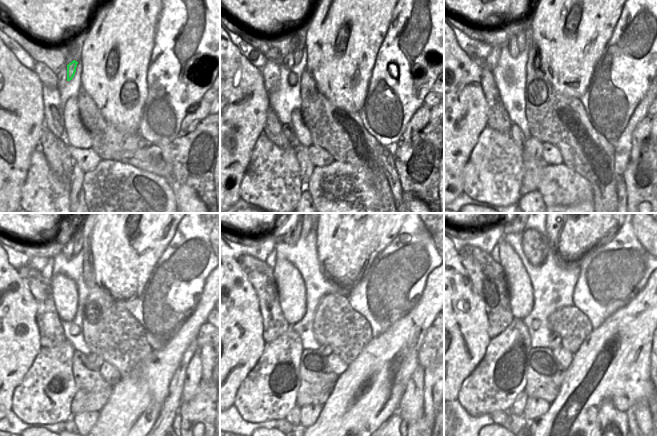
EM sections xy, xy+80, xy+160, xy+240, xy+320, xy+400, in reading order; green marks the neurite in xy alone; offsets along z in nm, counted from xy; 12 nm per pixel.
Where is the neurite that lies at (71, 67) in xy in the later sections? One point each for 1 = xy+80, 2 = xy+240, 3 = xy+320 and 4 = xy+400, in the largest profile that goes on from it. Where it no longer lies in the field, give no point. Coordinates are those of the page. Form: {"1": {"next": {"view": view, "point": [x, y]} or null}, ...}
{"1": {"next": {"view": "xy+80", "point": [297, 54]}}, "2": {"next": {"view": "xy+240", "point": [83, 236]}}, "3": {"next": {"view": "xy+320", "point": [304, 233]}}, "4": {"next": null}}

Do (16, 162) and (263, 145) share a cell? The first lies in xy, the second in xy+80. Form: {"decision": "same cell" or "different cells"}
{"decision": "different cells"}

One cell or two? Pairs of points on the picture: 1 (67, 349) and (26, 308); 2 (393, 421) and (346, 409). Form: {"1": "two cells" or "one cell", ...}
{"1": "two cells", "2": "two cells"}

